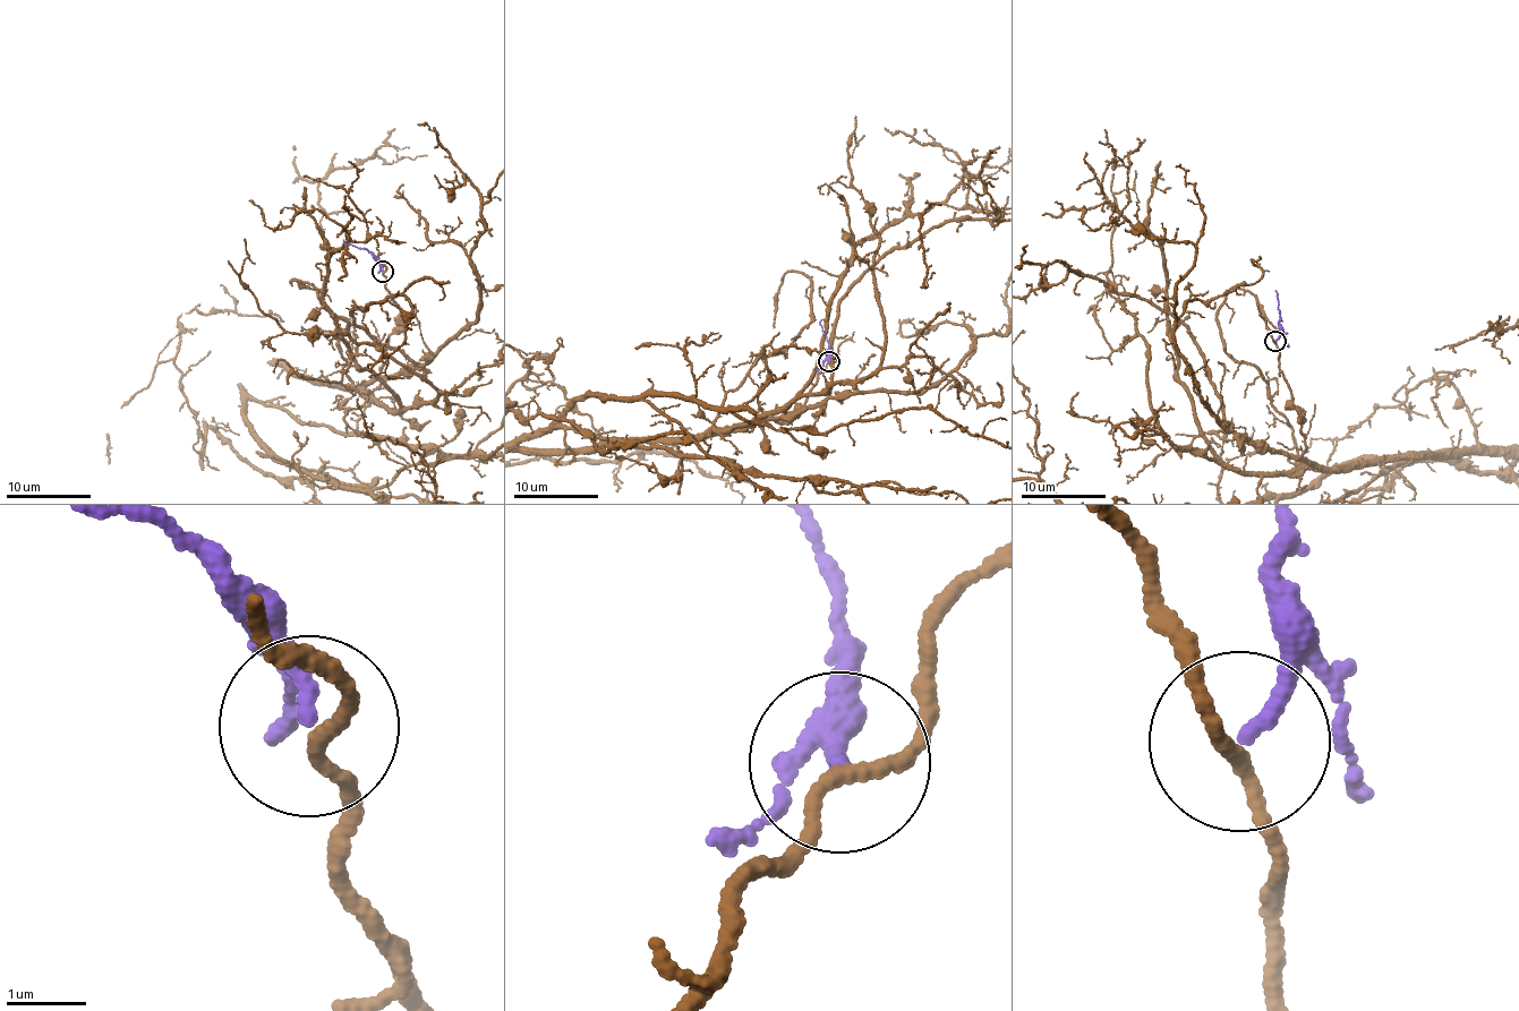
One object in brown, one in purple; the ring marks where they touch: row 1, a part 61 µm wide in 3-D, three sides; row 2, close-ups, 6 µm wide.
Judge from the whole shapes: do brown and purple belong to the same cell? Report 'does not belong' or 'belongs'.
belongs

